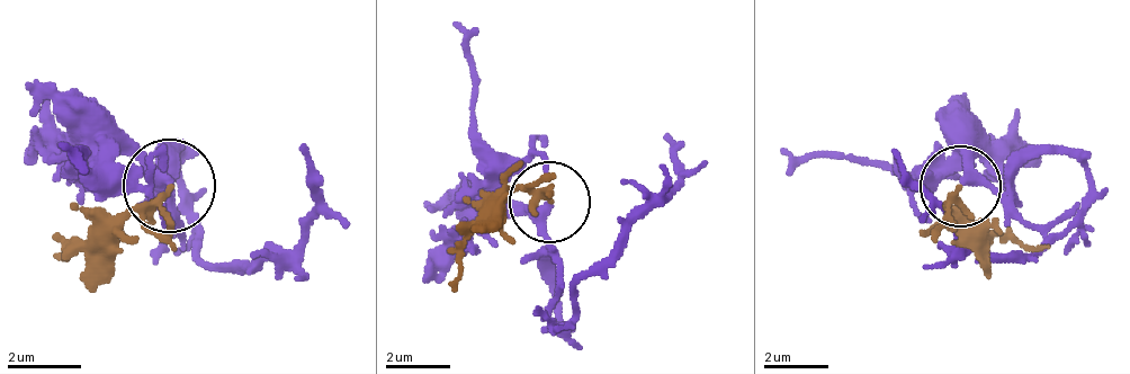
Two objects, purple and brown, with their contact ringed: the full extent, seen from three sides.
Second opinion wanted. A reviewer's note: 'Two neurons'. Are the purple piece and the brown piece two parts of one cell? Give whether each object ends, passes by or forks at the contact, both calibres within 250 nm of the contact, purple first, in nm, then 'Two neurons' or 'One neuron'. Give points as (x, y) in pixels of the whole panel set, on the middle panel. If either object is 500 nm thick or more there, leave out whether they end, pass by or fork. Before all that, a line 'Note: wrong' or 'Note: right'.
Note: wrong
At the ring purple passes by. At the ring brown forks. Thickness 280 nm (purple) against 130 nm. One neuron

